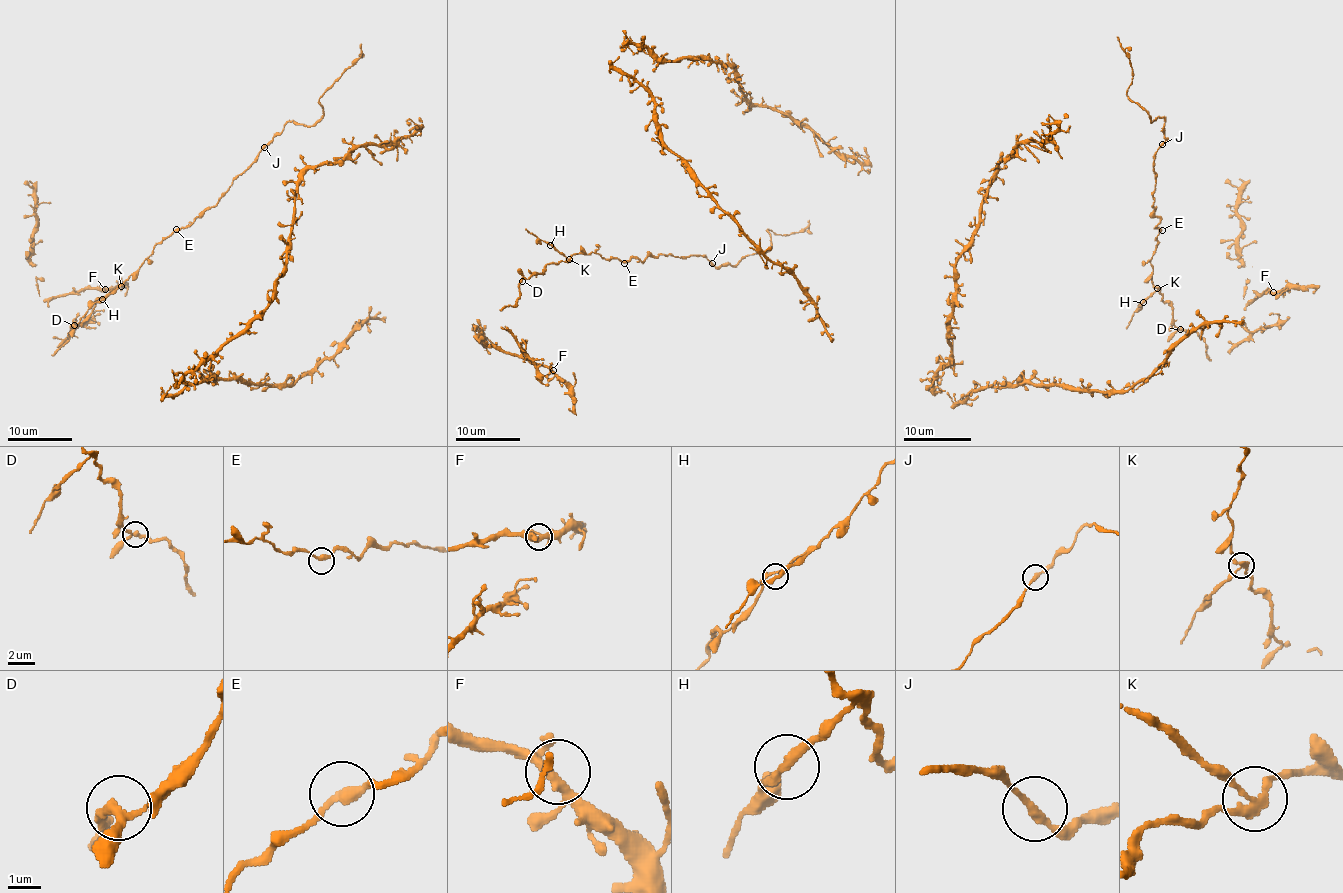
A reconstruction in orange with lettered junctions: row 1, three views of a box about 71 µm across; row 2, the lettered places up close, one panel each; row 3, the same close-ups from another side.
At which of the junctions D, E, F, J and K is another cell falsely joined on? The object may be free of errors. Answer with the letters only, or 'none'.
K

